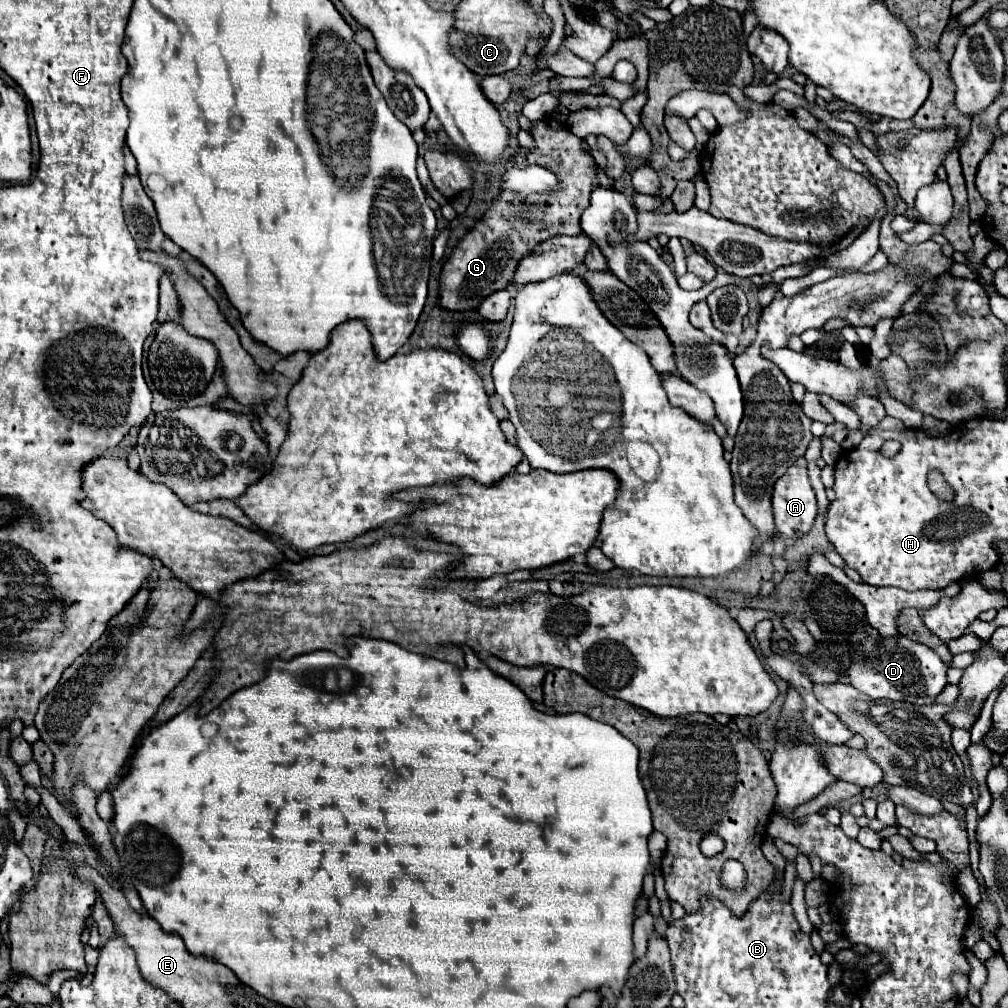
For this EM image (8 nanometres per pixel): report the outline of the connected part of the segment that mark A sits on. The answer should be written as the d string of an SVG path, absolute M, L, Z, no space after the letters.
M792 465L774 483L772 511L776 529L788 539L798 539L812 529L818 503L806 469Z

